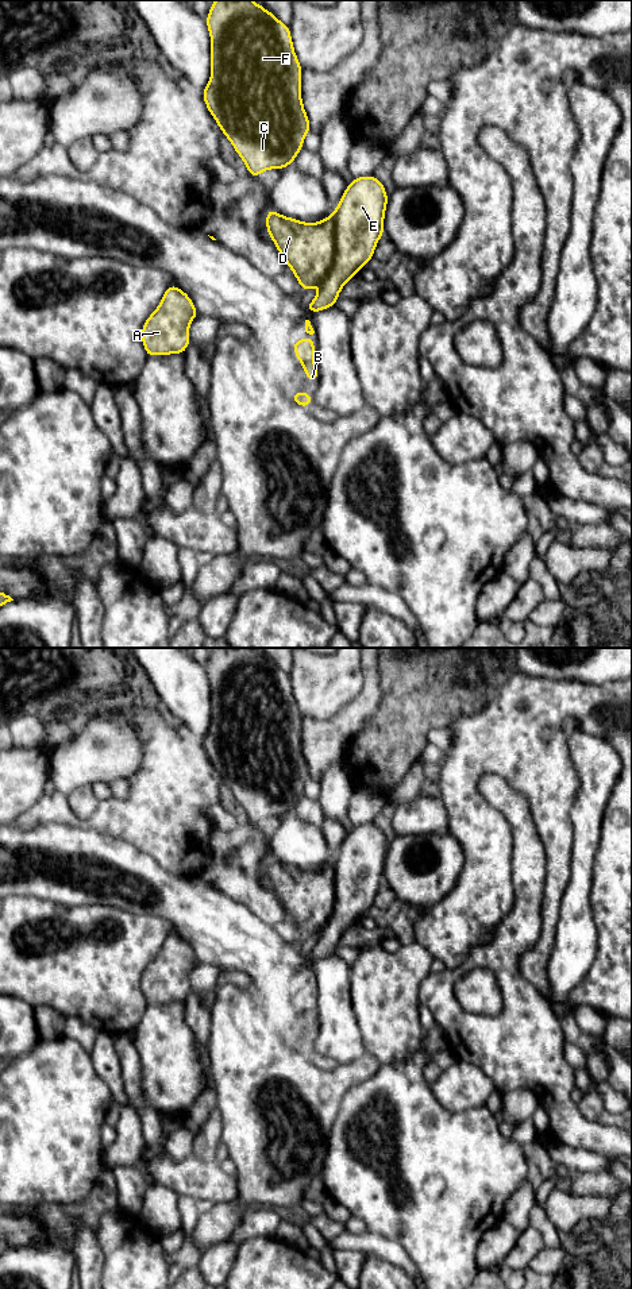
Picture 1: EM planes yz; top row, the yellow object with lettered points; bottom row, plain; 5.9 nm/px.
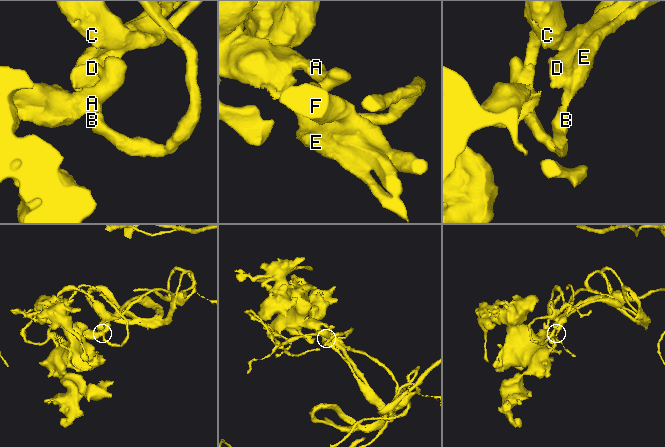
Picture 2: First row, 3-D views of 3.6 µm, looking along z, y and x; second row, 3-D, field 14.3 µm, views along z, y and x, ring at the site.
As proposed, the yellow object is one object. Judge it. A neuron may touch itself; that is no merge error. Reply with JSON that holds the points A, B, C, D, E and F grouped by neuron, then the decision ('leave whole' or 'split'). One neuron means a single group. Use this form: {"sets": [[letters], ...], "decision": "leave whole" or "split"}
{"sets": [["A", "B", "C", "D", "E", "F"]], "decision": "leave whole"}

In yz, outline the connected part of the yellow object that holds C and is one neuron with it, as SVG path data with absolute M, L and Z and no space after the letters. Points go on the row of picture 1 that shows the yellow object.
M215 0L205 19L211 38L211 78L201 92L207 109L255 180L262 171L292 165L311 131L301 97L301 65L290 28L253 0Z

